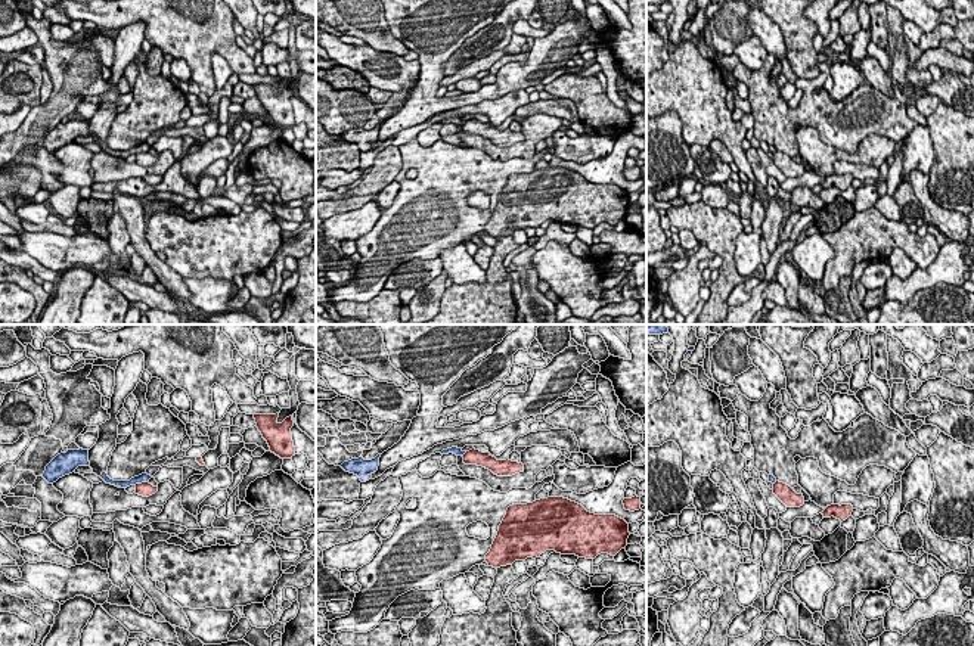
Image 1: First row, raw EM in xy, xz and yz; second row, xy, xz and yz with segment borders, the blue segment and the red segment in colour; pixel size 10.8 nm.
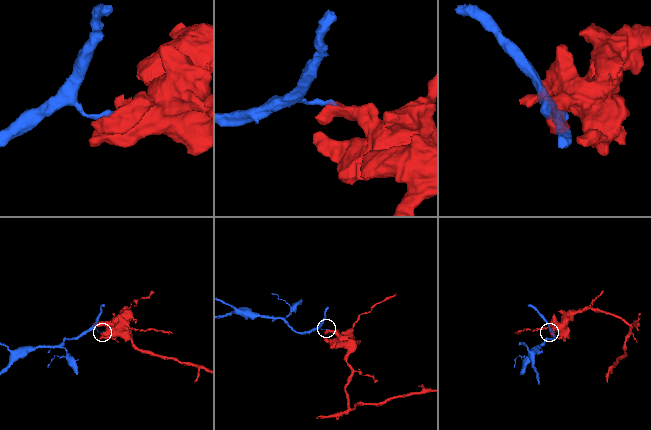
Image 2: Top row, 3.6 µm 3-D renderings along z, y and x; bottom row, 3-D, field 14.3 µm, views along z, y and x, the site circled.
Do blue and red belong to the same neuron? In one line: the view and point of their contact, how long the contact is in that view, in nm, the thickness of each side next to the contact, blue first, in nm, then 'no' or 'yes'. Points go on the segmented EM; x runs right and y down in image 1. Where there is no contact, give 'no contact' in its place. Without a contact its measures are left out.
contact xy (140, 483); length 150 nm; calibres 100 and 160 nm; no

